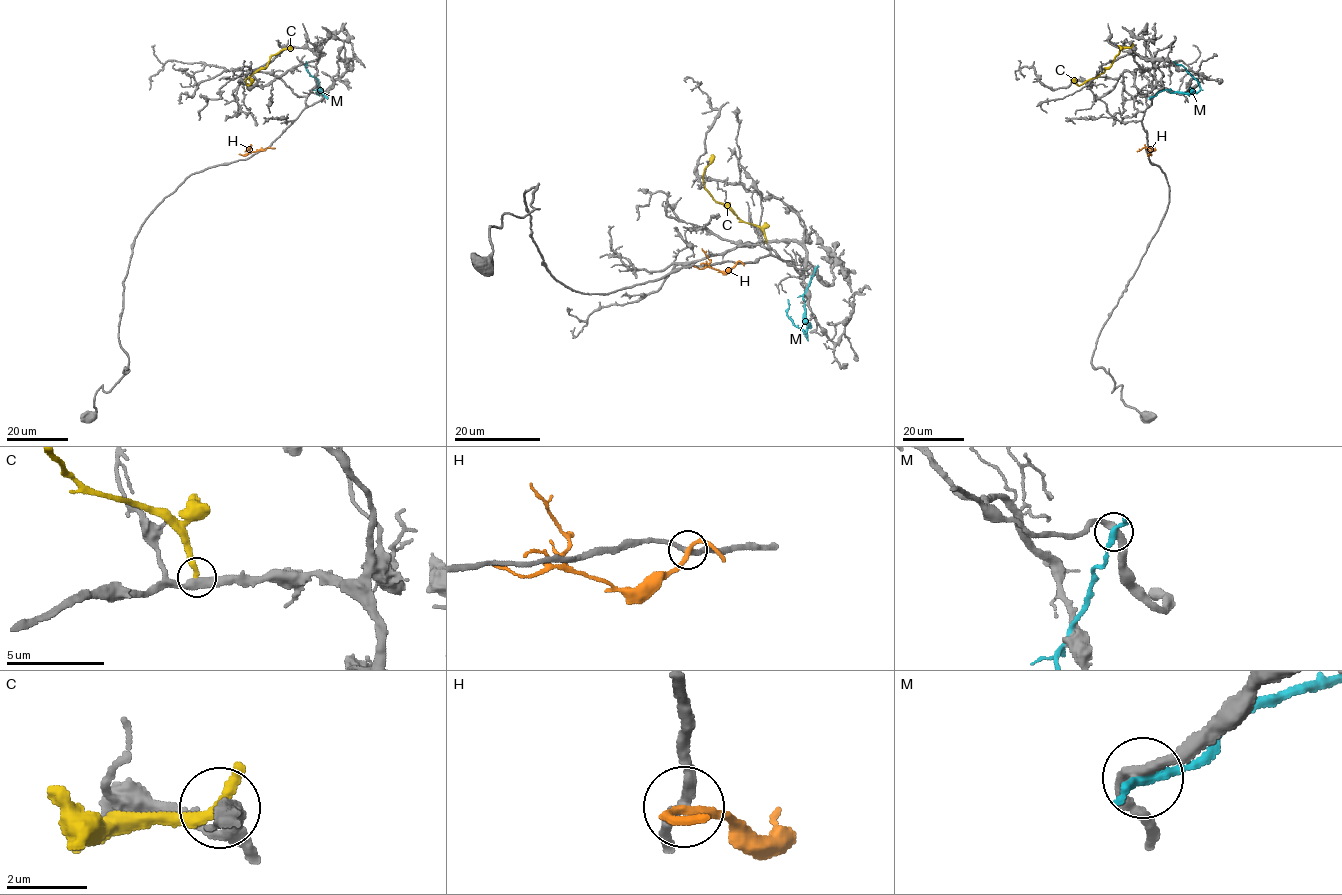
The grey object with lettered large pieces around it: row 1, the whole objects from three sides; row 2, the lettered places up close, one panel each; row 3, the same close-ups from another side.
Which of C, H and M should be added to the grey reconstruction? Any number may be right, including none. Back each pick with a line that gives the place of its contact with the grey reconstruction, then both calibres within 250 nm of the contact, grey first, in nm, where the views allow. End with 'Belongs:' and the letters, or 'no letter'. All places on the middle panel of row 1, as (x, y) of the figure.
Belongs: no letter

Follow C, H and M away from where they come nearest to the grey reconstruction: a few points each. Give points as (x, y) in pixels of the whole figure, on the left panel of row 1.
C: (291, 47), (273, 54), (267, 65), (247, 78), (247, 85), (253, 79)
H: (269, 147), (251, 152), (249, 147), (245, 151)
M: (326, 97), (319, 89), (316, 92), (319, 92), (319, 83), (306, 69), (306, 61)

